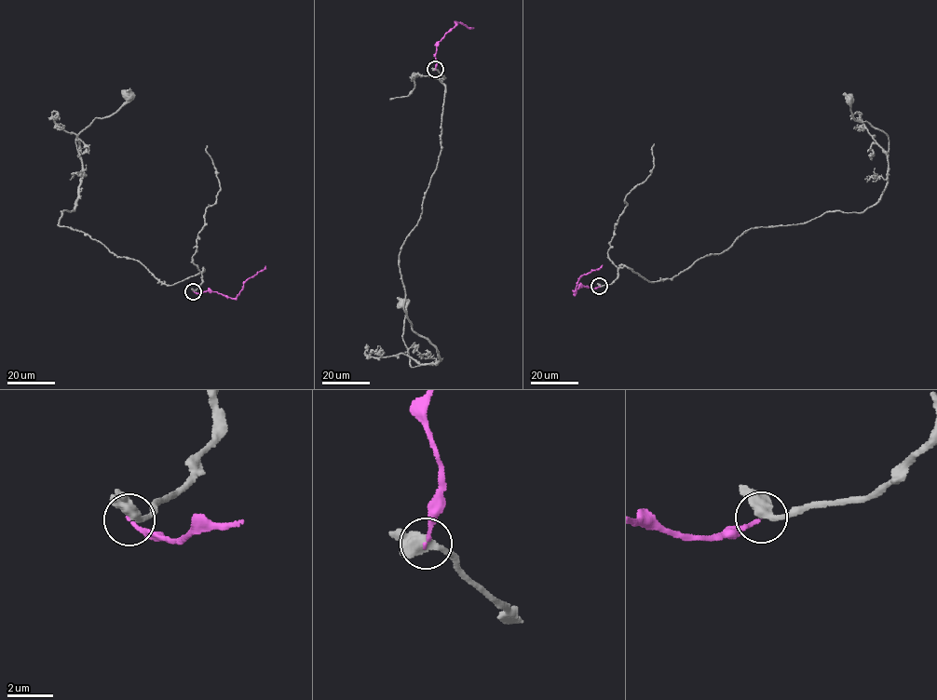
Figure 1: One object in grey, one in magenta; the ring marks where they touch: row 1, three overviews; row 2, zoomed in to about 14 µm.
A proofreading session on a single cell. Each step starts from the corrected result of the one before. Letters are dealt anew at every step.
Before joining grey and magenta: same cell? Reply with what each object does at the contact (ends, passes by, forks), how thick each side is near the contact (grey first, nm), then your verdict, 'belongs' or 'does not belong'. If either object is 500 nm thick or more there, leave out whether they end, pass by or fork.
grey passes by | magenta ends | 440/150 nm | does not belong

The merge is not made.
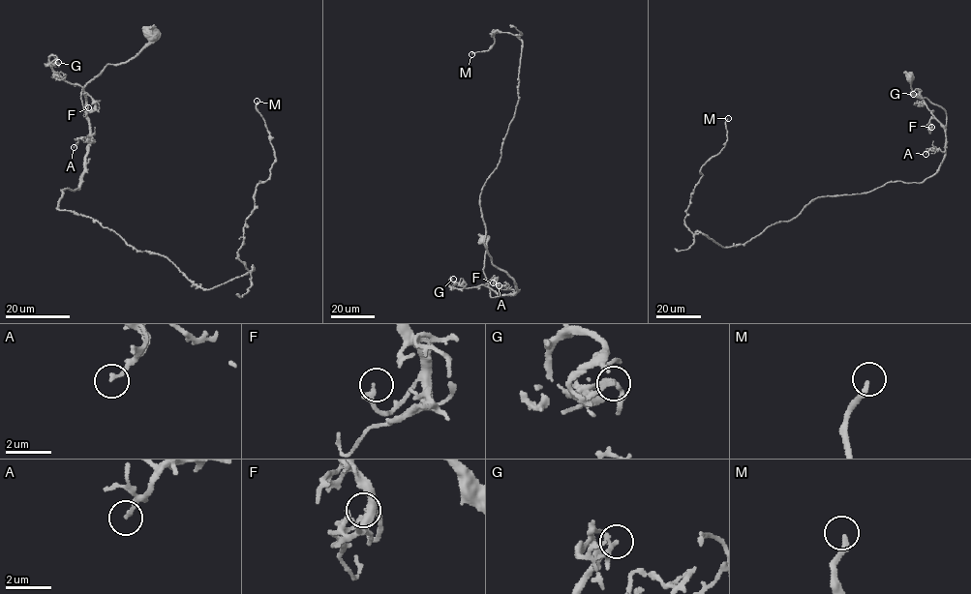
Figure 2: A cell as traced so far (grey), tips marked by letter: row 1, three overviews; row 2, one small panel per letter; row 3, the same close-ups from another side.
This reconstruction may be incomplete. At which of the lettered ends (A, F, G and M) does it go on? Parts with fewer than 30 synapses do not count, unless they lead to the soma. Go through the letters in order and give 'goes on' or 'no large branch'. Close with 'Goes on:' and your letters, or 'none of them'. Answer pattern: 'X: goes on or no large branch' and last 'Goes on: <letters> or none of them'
A: no large branch
F: no large branch
G: no large branch
M: goes on
Goes on: M

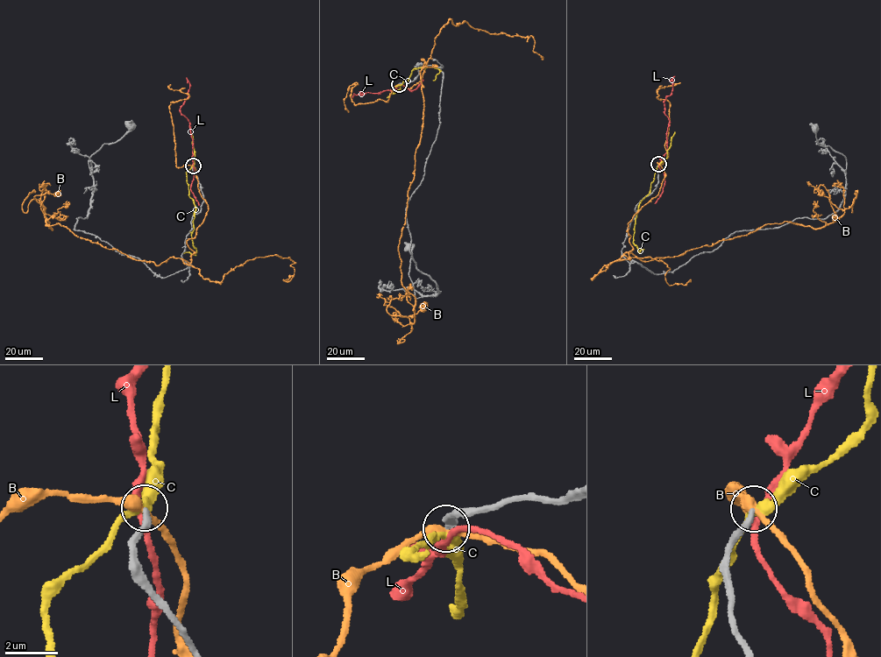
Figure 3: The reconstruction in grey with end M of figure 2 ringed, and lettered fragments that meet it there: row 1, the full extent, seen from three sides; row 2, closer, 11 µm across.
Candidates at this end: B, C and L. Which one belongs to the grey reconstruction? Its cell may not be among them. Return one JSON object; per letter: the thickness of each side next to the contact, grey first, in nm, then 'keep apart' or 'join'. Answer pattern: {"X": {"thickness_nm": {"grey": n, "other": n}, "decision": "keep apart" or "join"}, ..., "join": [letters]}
{"B": {"thickness_nm": {"grey": 240, "other": 320}, "decision": "keep apart"}, "C": {"thickness_nm": {"grey": 240, "other": 300}, "decision": "keep apart"}, "L": {"thickness_nm": {"grey": 280, "other": 220}, "decision": "keep apart"}, "join": []}

